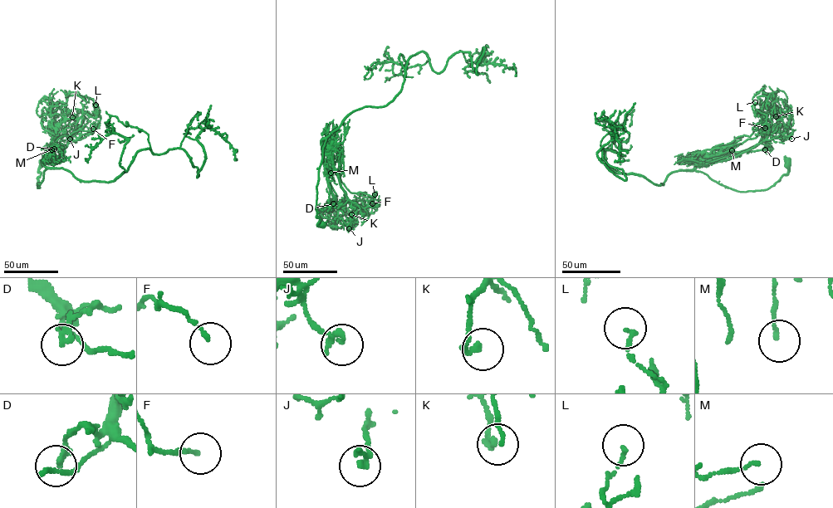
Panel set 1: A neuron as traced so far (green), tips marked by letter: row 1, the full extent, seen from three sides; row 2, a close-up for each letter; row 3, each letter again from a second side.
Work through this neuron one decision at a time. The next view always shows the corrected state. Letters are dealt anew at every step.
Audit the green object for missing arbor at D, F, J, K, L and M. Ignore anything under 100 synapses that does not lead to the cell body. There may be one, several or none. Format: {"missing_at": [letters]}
{"missing_at": []}

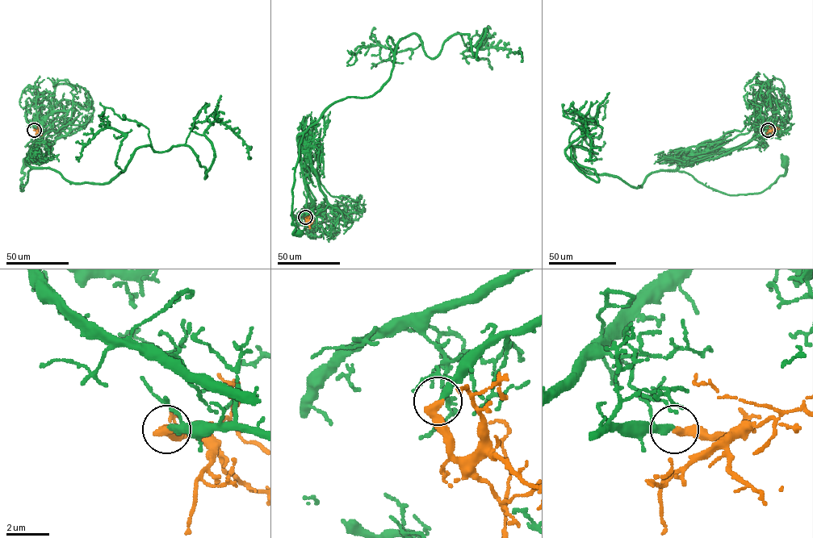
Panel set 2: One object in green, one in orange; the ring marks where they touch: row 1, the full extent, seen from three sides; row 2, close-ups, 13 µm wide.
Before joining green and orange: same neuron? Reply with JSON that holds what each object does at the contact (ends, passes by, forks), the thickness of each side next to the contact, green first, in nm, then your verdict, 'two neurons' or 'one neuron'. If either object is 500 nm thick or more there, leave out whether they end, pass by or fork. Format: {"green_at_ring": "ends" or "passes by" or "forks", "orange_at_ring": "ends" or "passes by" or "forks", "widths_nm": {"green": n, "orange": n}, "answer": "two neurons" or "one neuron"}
{"green_at_ring": "ends", "orange_at_ring": "ends", "widths_nm": {"green": 320, "orange": 440}, "answer": "one neuron"}

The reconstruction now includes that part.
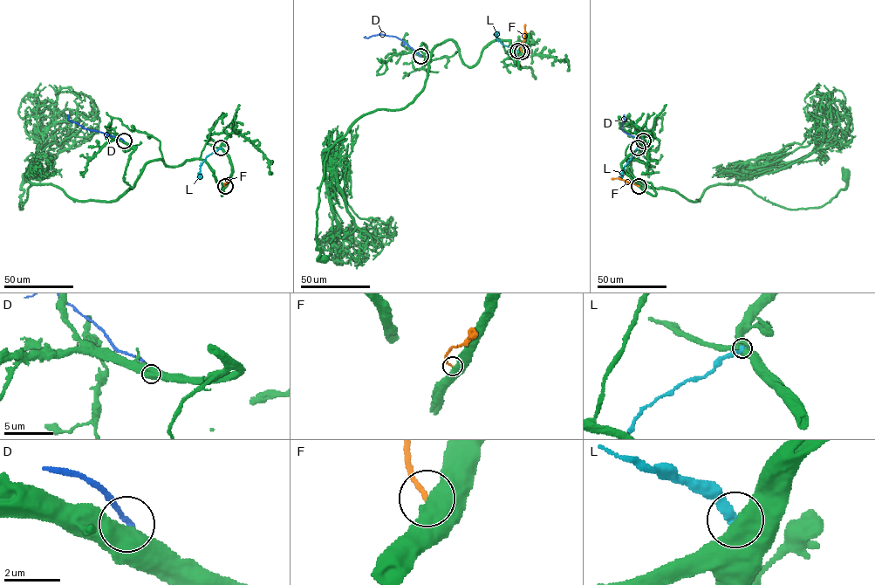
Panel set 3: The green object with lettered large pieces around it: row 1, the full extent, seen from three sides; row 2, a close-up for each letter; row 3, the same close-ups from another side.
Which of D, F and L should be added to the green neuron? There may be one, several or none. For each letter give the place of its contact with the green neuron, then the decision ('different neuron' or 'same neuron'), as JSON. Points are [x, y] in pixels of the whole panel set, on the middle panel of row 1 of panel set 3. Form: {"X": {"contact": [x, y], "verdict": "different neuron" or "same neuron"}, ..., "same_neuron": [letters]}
{"D": {"contact": [420, 56], "verdict": "different neuron"}, "F": {"contact": [522, 51], "verdict": "different neuron"}, "L": {"contact": [517, 51], "verdict": "different neuron"}, "same_neuron": []}

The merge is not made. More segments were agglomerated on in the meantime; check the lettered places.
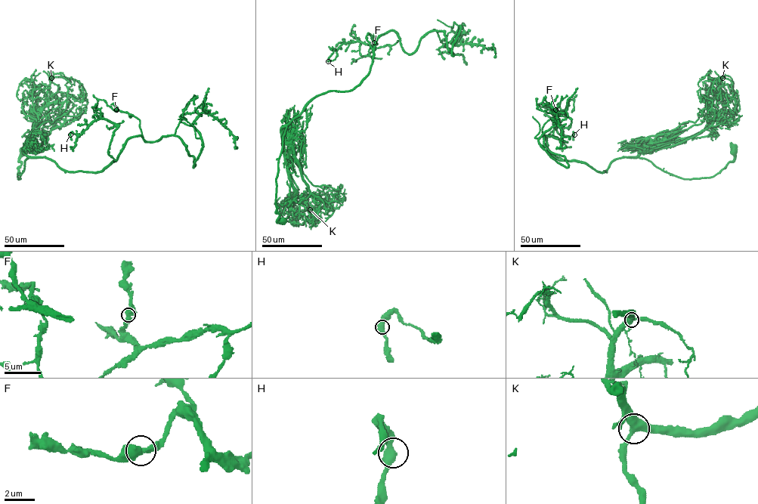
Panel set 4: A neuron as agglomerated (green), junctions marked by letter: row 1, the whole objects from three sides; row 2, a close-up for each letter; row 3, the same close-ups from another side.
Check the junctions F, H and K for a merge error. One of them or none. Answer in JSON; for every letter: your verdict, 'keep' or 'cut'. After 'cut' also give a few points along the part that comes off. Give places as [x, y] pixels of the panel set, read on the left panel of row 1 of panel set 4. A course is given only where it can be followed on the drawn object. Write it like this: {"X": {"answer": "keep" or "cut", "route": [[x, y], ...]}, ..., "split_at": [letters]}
{"F": {"answer": "keep"}, "H": {"answer": "keep"}, "K": {"answer": "keep"}, "split_at": []}

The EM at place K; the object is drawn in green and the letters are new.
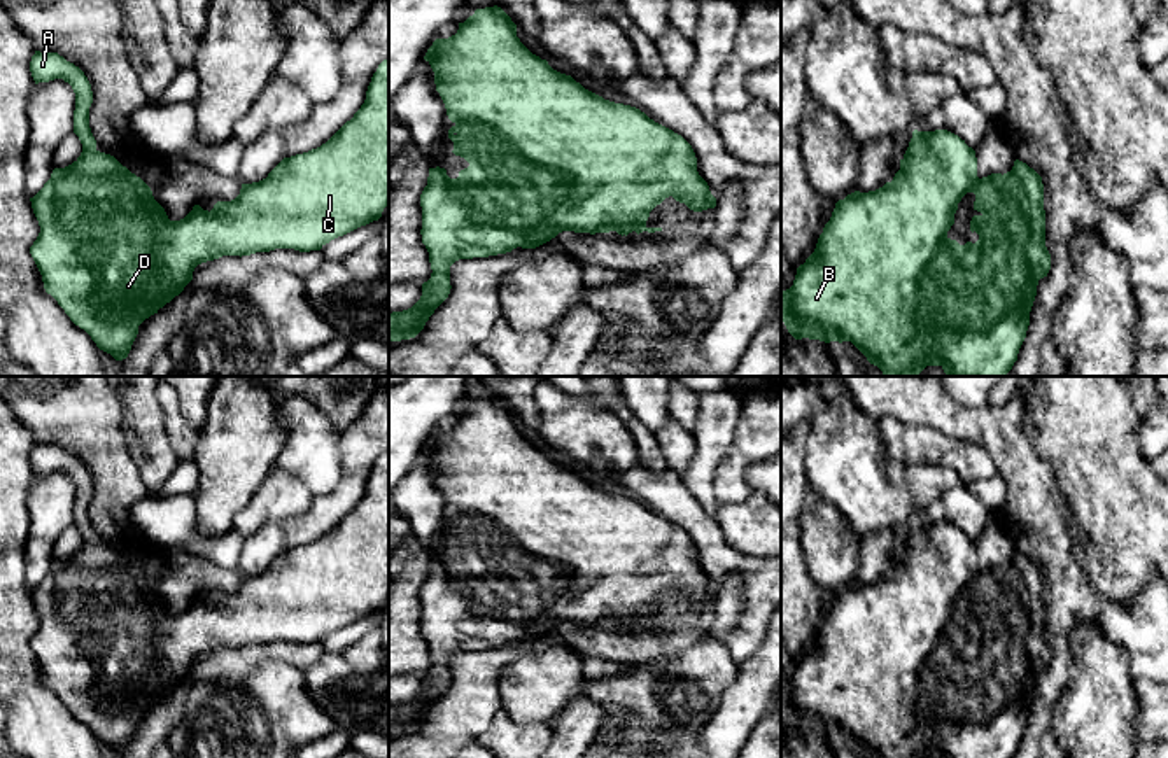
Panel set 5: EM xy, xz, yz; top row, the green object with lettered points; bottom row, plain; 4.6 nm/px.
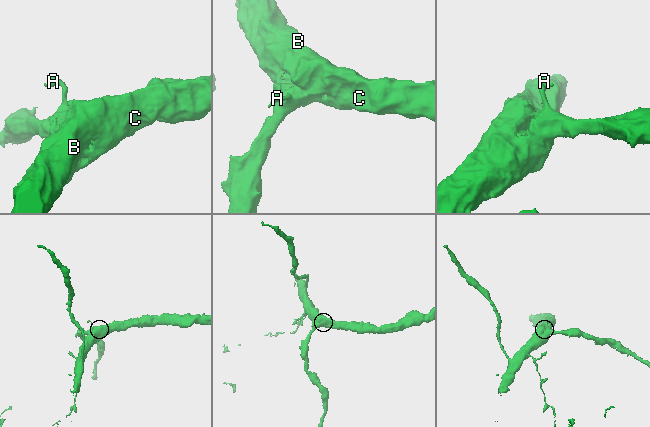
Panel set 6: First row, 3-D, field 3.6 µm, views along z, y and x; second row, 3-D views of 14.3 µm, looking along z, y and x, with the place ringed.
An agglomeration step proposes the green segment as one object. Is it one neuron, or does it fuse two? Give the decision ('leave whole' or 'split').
leave whole

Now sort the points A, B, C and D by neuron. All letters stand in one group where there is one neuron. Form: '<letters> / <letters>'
A B C D

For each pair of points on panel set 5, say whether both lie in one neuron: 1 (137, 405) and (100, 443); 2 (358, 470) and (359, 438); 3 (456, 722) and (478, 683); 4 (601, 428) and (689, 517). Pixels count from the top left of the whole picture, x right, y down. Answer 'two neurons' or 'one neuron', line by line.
1: two neurons
2: one neuron
3: one neuron
4: two neurons

